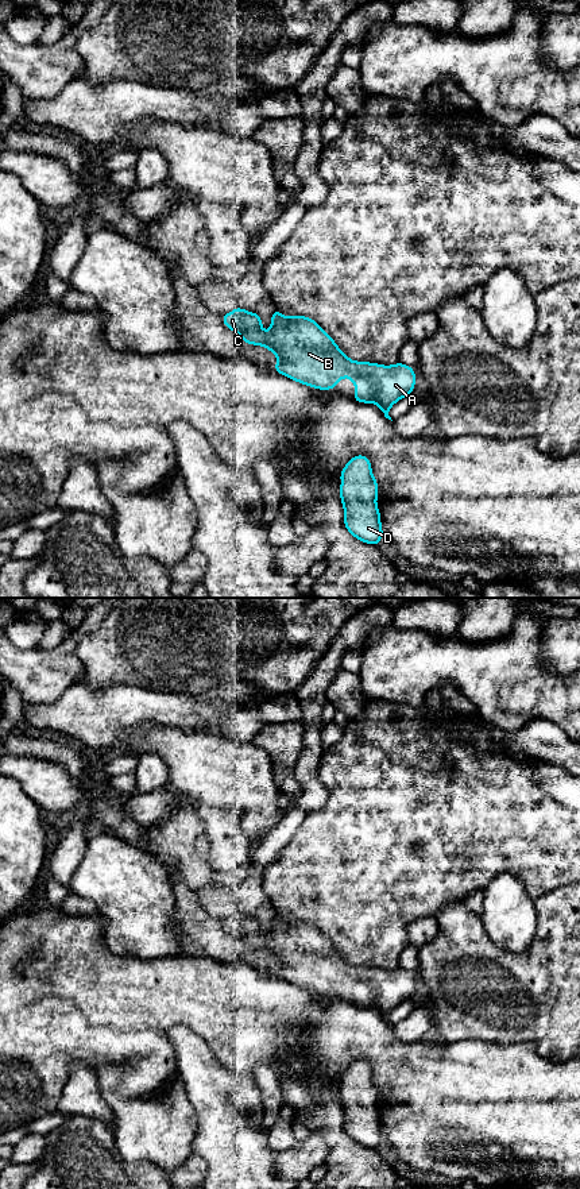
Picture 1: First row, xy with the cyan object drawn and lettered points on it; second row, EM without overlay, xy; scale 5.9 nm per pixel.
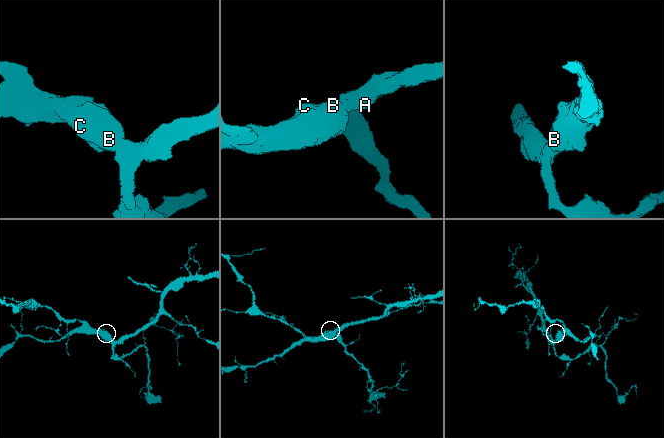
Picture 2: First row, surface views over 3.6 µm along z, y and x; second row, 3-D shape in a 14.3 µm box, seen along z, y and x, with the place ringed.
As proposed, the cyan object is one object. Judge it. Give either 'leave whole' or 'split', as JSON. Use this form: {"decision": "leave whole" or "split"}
{"decision": "leave whole"}

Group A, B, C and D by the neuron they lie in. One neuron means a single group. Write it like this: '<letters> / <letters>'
A B C D

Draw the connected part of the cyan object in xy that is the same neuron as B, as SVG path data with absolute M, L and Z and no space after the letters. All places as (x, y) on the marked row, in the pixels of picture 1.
M239 306L221 317L223 323L231 331L240 335L245 343L262 345L274 352L278 358L278 363L274 367L277 372L321 390L335 389L341 378L348 377L356 386L356 393L352 398L364 404L376 404L388 420L391 420L388 409L401 398L410 395L414 389L415 375L413 367L399 362L393 366L353 362L336 345L335 340L309 317L285 317L275 309L271 316L271 329L267 332L262 329L262 319L259 314L247 312Z

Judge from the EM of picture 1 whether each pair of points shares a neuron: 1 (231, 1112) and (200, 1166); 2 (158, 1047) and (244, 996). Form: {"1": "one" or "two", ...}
{"1": "two", "2": "one"}

